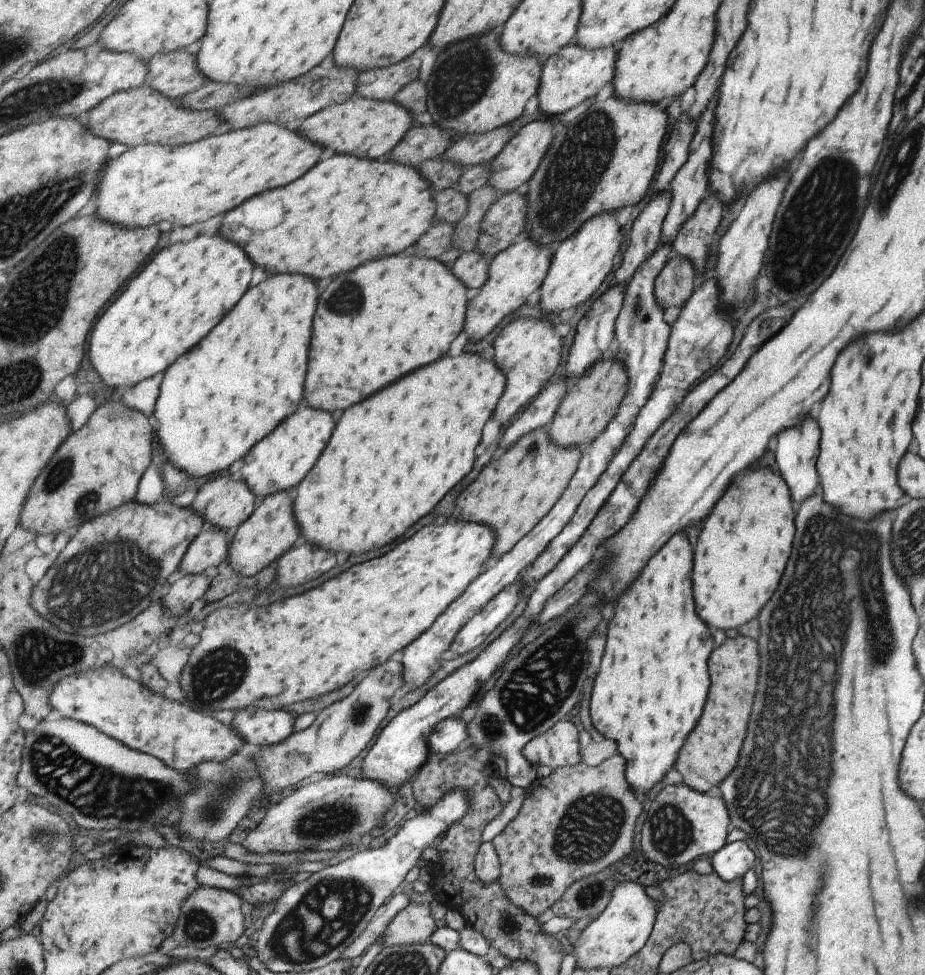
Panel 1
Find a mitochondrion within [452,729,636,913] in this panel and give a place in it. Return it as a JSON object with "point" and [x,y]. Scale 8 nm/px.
{"point":[591,826]}

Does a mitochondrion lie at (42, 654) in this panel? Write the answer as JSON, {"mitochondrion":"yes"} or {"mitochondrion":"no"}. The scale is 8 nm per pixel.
{"mitochondrion":"yes"}

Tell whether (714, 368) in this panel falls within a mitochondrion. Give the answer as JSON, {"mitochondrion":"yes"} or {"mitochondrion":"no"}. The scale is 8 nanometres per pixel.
{"mitochondrion":"no"}

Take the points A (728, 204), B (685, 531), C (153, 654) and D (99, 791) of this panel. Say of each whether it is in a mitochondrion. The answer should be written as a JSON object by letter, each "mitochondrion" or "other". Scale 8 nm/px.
{"A":"other","B":"other","C":"other","D":"mitochondrion"}

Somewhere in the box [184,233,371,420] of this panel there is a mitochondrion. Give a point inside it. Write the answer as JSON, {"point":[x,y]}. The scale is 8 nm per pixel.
{"point":[346,300]}

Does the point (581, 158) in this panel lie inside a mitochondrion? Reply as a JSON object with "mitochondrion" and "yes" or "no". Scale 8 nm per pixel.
{"mitochondrion":"yes"}

